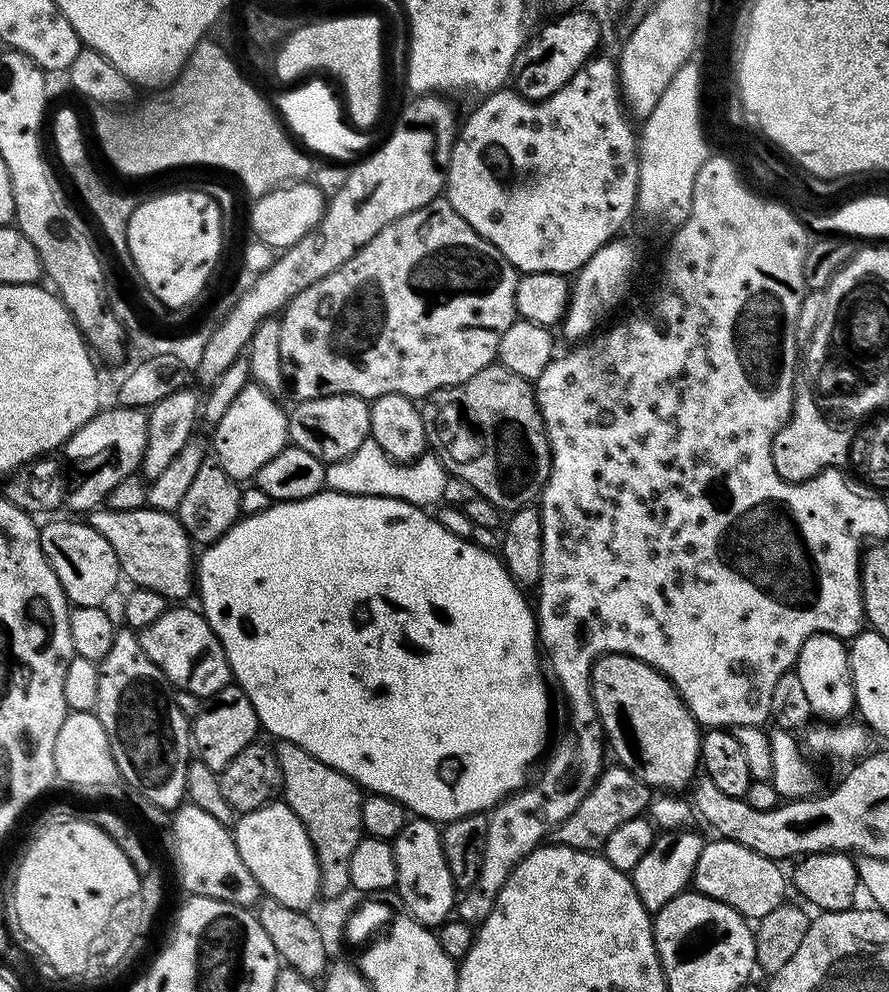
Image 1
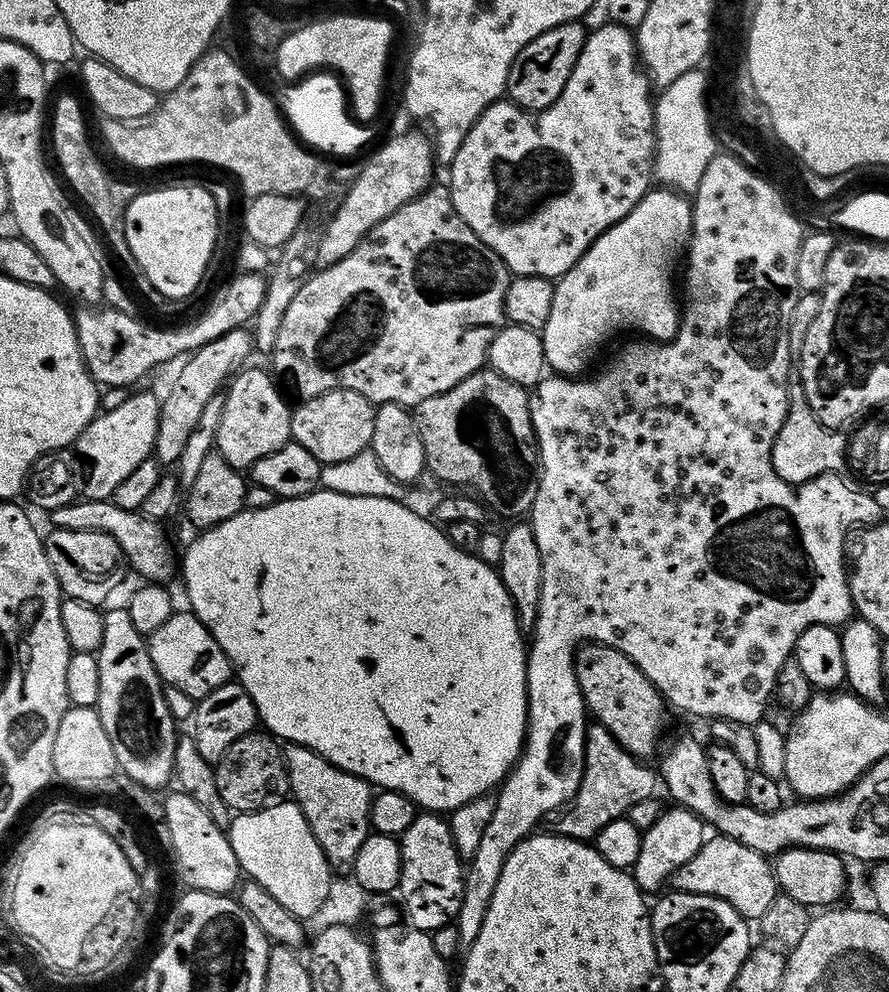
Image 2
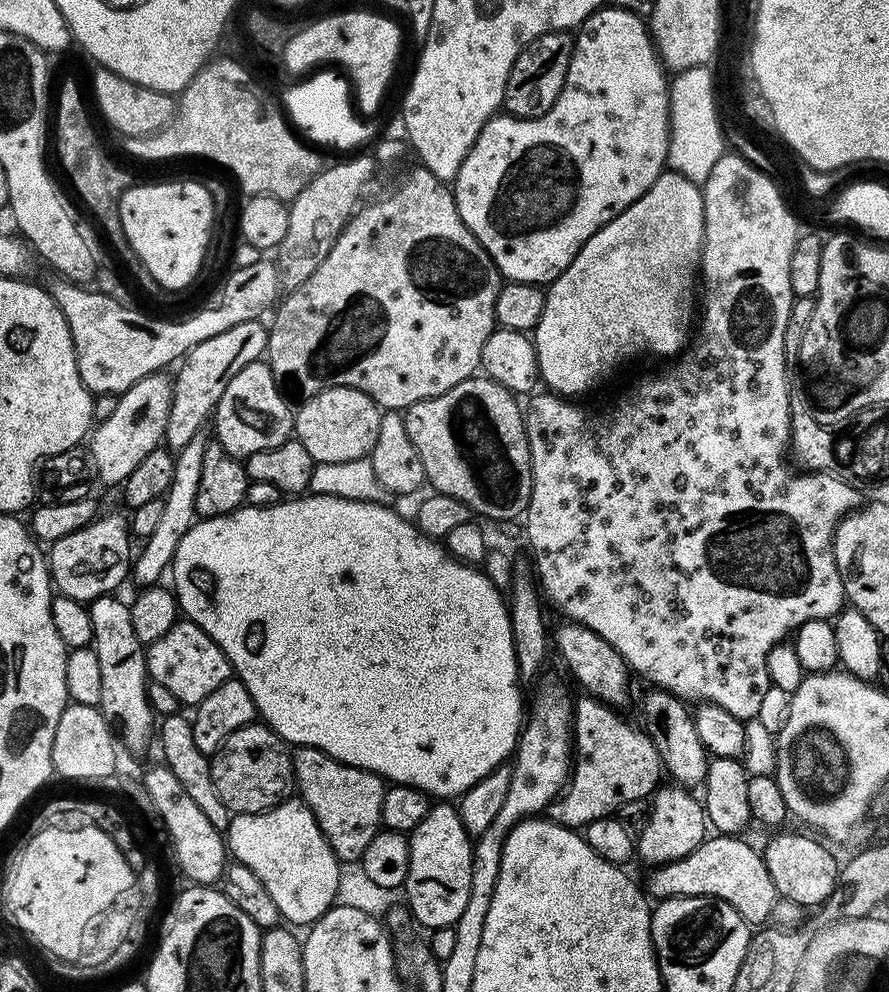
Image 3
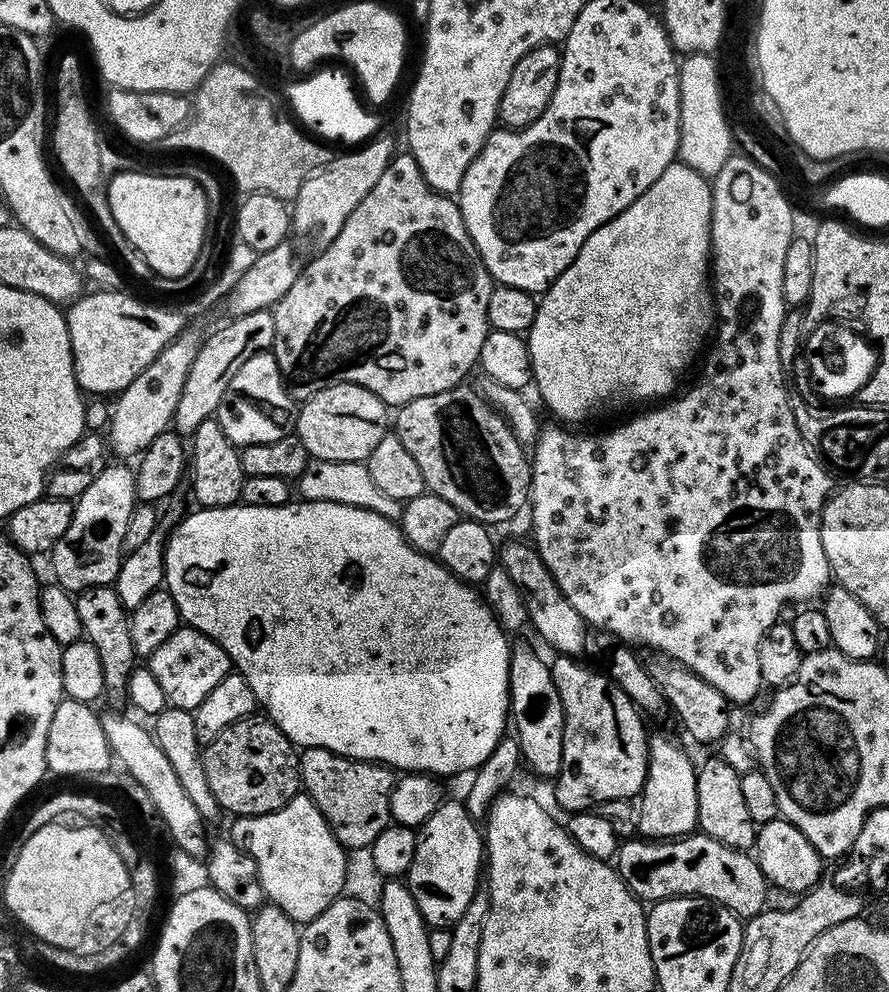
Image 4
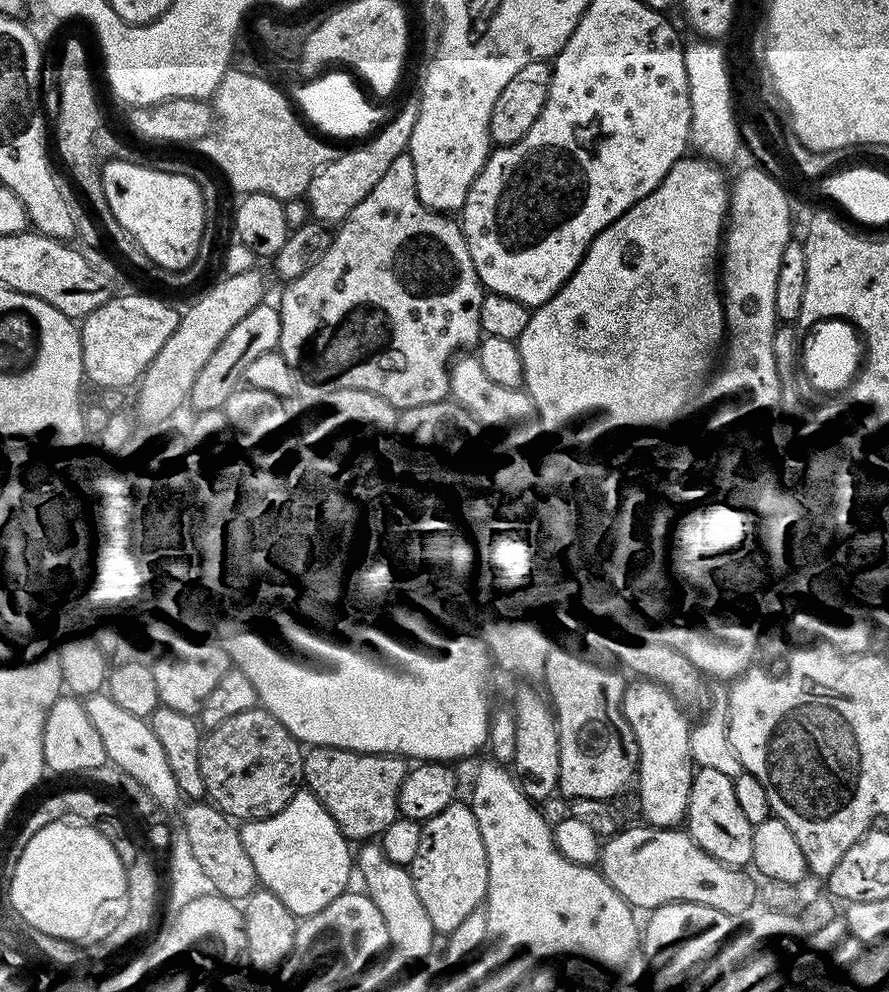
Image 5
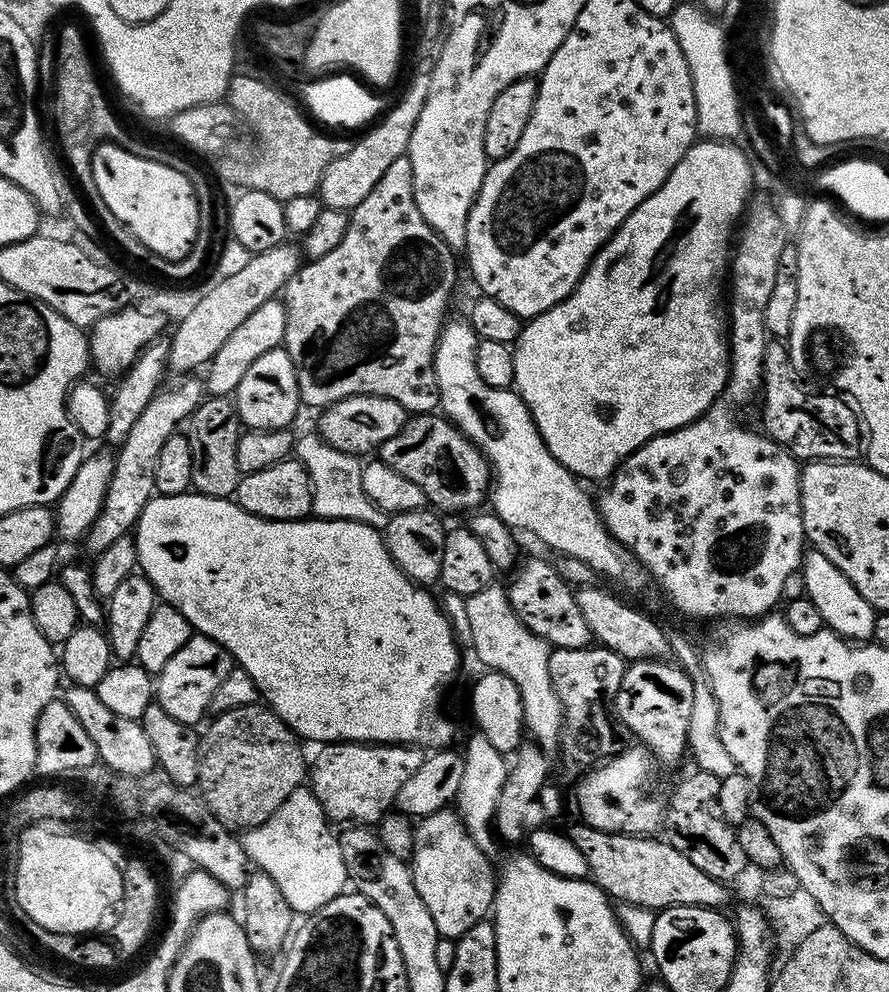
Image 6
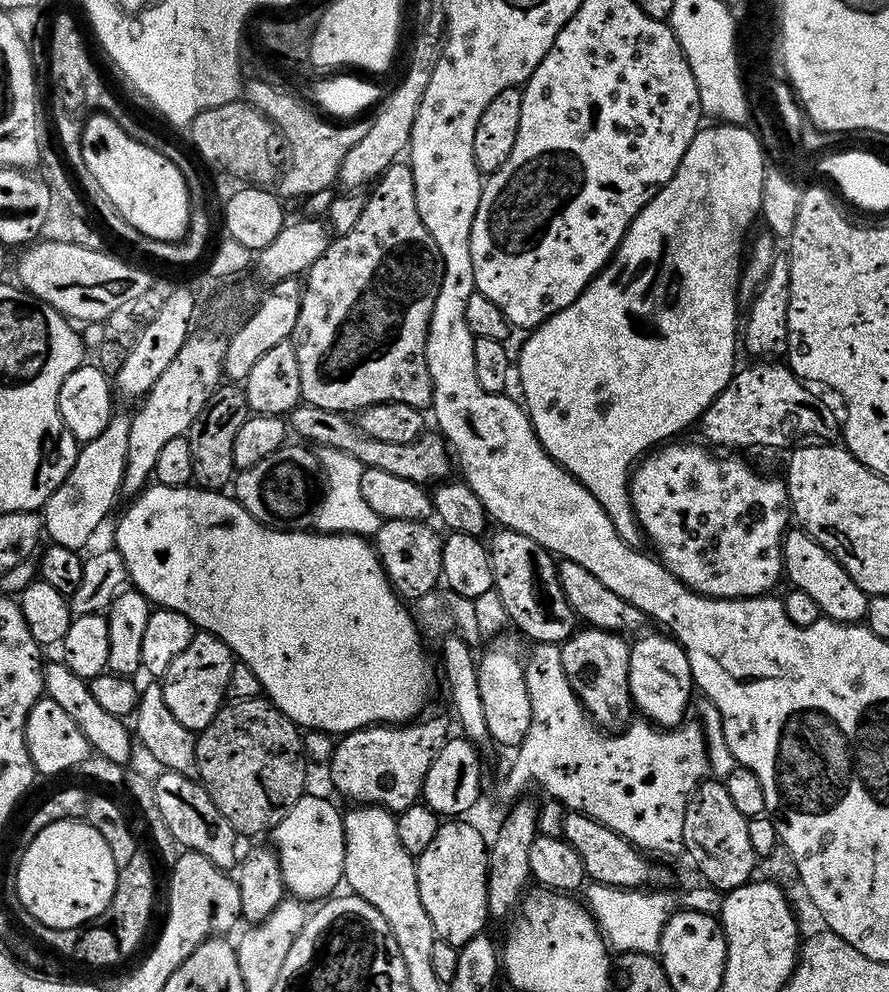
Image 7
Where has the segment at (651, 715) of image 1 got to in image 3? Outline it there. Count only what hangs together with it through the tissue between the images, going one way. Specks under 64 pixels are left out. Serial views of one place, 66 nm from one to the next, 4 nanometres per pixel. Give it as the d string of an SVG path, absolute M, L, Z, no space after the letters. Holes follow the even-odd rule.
M560 622L556 632L554 628L554 652L568 663L568 672L584 687L583 691L595 700L601 700L604 704L611 704L613 708L623 709L623 704L628 700L628 676L630 669L628 664L594 630L590 630L581 624Z

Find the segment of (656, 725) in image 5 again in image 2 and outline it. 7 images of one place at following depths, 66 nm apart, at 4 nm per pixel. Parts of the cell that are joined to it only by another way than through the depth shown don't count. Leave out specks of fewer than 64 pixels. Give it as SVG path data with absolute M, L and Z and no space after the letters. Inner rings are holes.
M665 807L661 811L654 826L643 829L638 858L630 869L632 879L636 881L640 891L645 894L656 891L659 893L661 891L659 888L667 880L669 883L676 871L682 866L686 866L686 862L690 862L690 858L694 858L694 854L698 854L698 850L702 850L706 839L706 825L699 816L695 816L689 808L671 807Z

